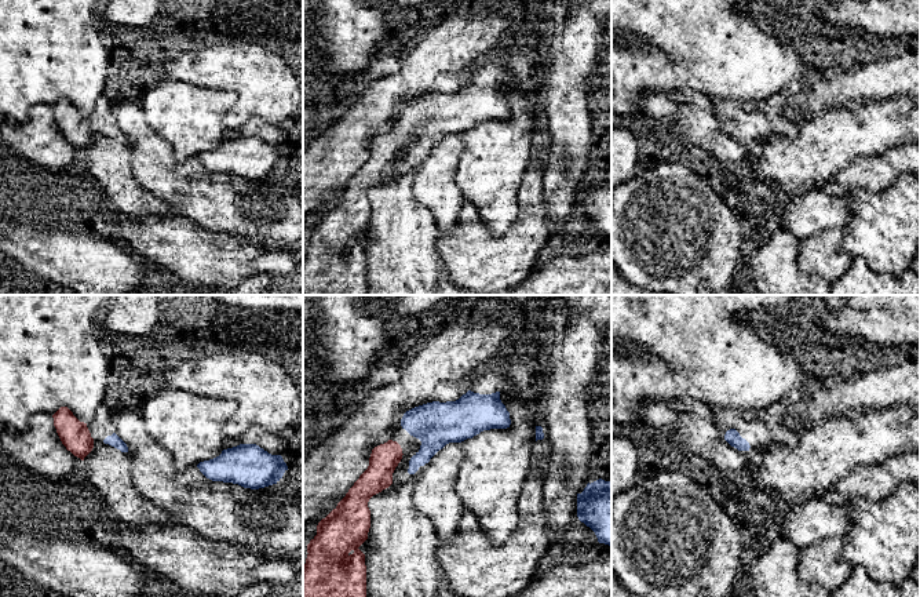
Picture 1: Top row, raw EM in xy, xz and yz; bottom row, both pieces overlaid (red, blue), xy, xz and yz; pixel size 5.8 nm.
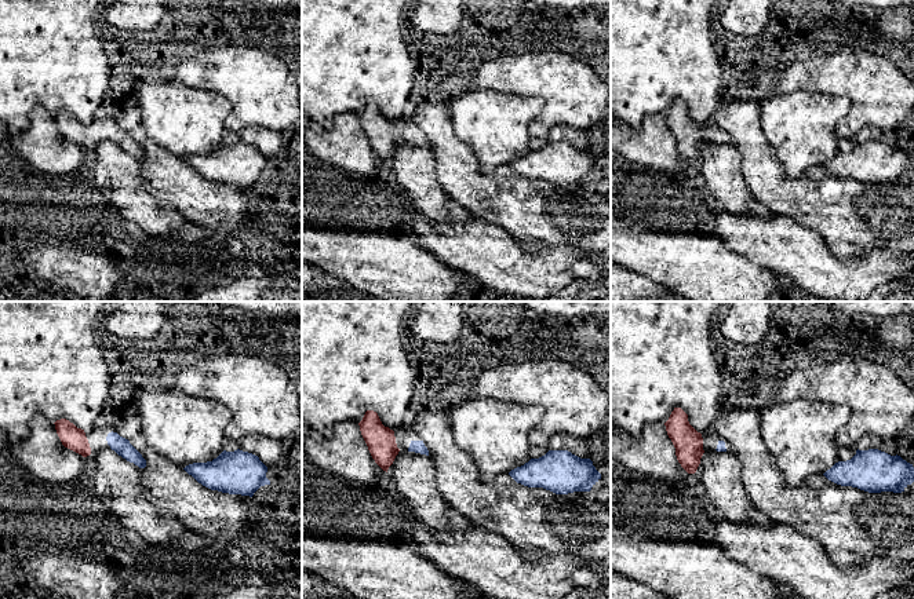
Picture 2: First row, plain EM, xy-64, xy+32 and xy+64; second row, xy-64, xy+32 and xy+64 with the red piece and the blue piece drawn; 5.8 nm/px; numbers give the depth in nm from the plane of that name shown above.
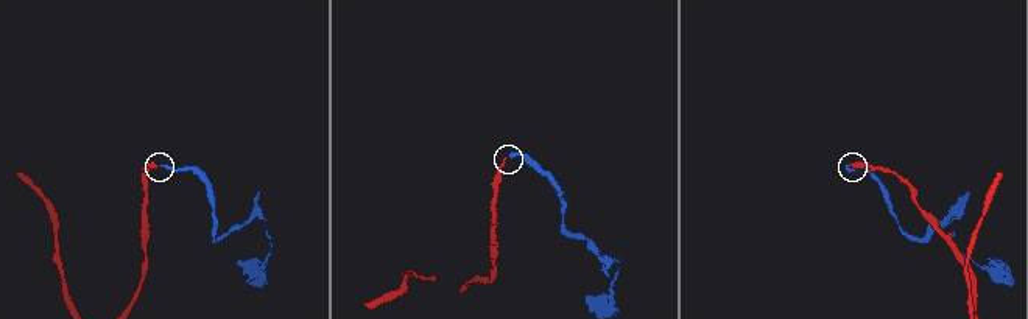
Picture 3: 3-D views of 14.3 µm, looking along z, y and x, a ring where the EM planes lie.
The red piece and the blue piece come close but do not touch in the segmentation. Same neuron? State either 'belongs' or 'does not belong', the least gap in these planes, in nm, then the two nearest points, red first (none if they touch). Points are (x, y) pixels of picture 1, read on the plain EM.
belongs; 50 nm apart; from red across xz (401, 149), (409, 152)

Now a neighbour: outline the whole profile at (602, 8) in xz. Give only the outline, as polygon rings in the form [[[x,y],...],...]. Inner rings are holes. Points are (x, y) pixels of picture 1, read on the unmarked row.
[[[565,0],[561,21],[583,6],[587,6],[596,15],[602,32],[602,69],[598,74],[598,84],[602,88],[598,94],[603,95],[611,90],[611,0]]]

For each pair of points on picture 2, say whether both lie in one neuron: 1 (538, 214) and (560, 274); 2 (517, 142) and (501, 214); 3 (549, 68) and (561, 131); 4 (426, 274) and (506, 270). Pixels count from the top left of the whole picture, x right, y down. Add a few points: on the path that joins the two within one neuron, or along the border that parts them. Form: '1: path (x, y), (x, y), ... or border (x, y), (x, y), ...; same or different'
1: border (519, 240), (531, 251), (575, 247), (582, 252); different
2: border (476, 154), (479, 168), (484, 174), (508, 163); different
3: border (586, 132), (578, 128), (556, 125), (546, 137); different
4: border (436, 256), (468, 276); different

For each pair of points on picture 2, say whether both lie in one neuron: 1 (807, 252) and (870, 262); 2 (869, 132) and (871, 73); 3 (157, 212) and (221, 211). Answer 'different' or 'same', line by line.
1: same
2: different
3: different

